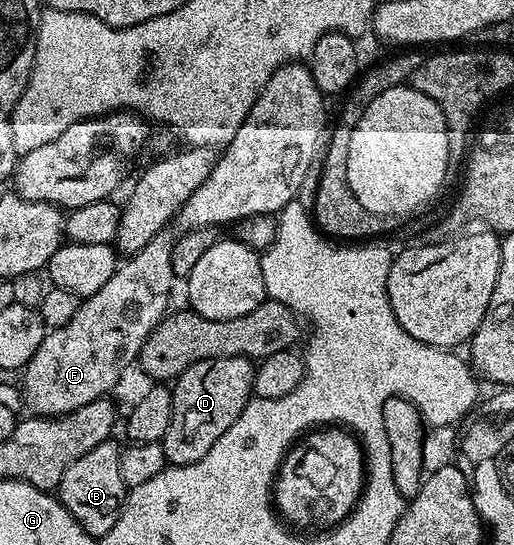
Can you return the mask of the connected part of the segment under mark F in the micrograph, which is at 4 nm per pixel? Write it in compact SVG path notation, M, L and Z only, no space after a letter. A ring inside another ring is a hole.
M304 62L285 63L267 80L260 97L254 101L247 117L242 121L241 128L218 154L217 163L207 180L199 185L199 189L174 215L174 228L165 227L139 253L124 260L111 280L107 281L98 293L86 296L78 304L75 317L71 318L67 325L52 328L46 334L43 345L35 349L35 357L31 357L31 361L23 368L25 403L33 410L30 412L34 416L67 415L112 392L121 371L140 356L143 341L168 312L169 288L171 281L176 277L173 272L173 251L179 238L178 232L188 234L191 231L205 231L215 225L231 225L255 215L275 215L296 200L302 178L311 160L318 158L319 148L326 134L325 103L326 96L321 94L319 85L315 85L315 77ZM175 228L178 230L176 233L173 231Z

